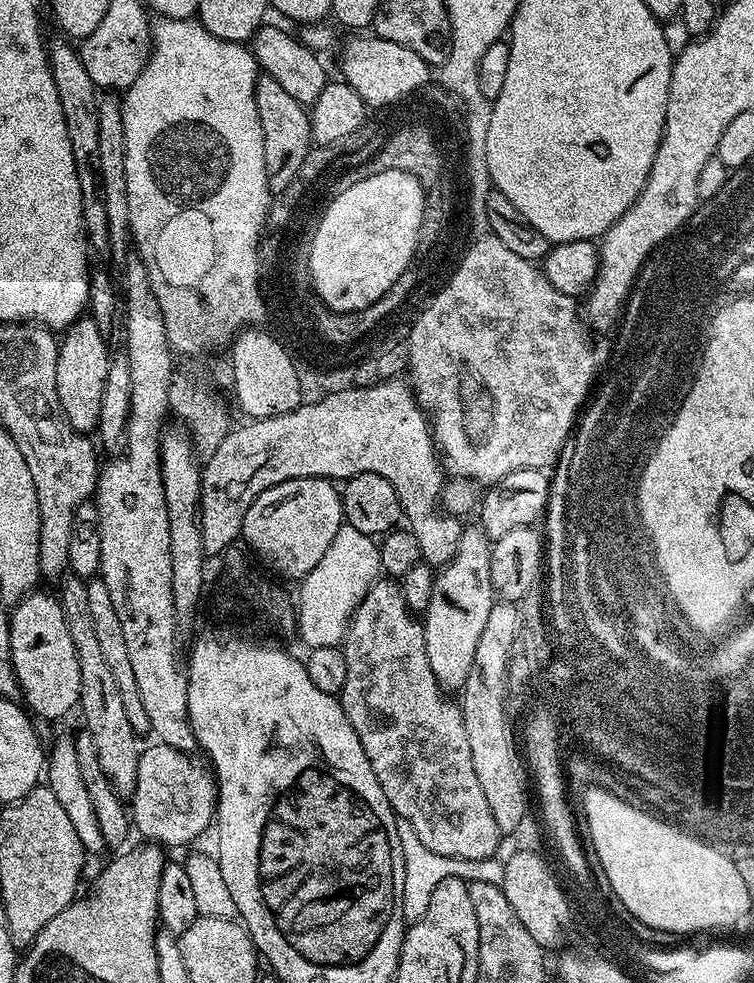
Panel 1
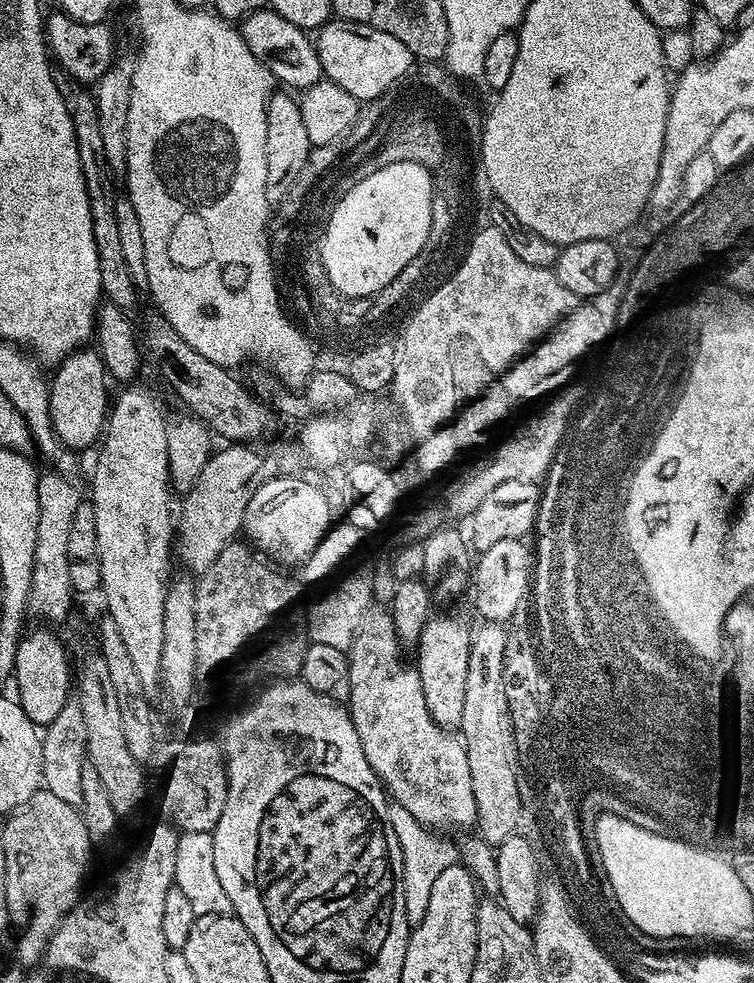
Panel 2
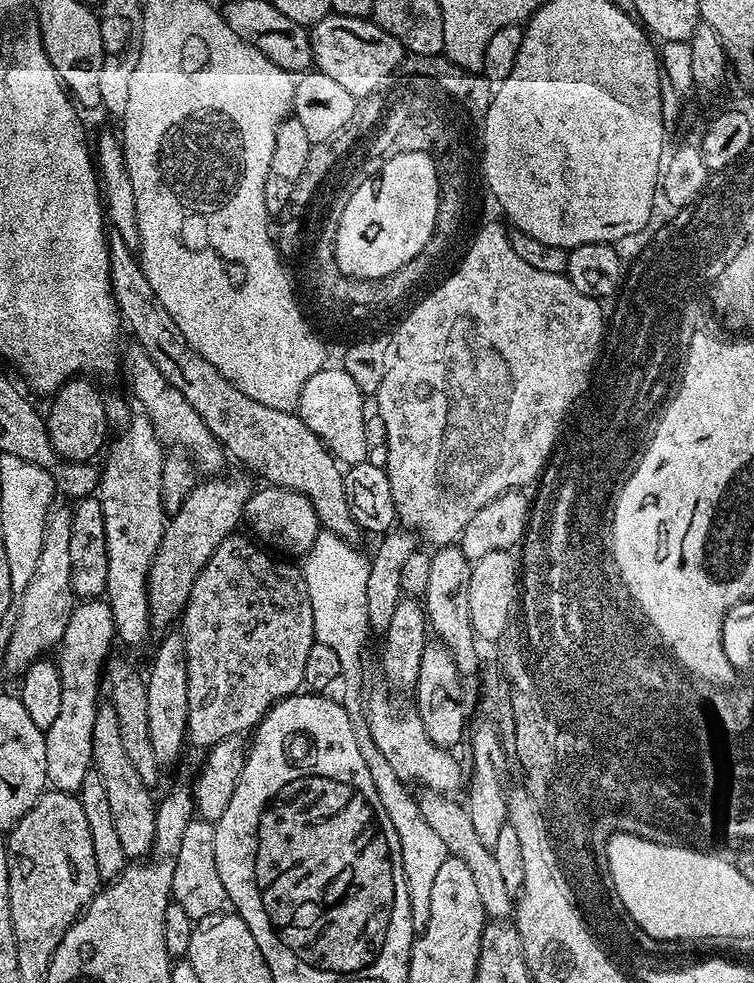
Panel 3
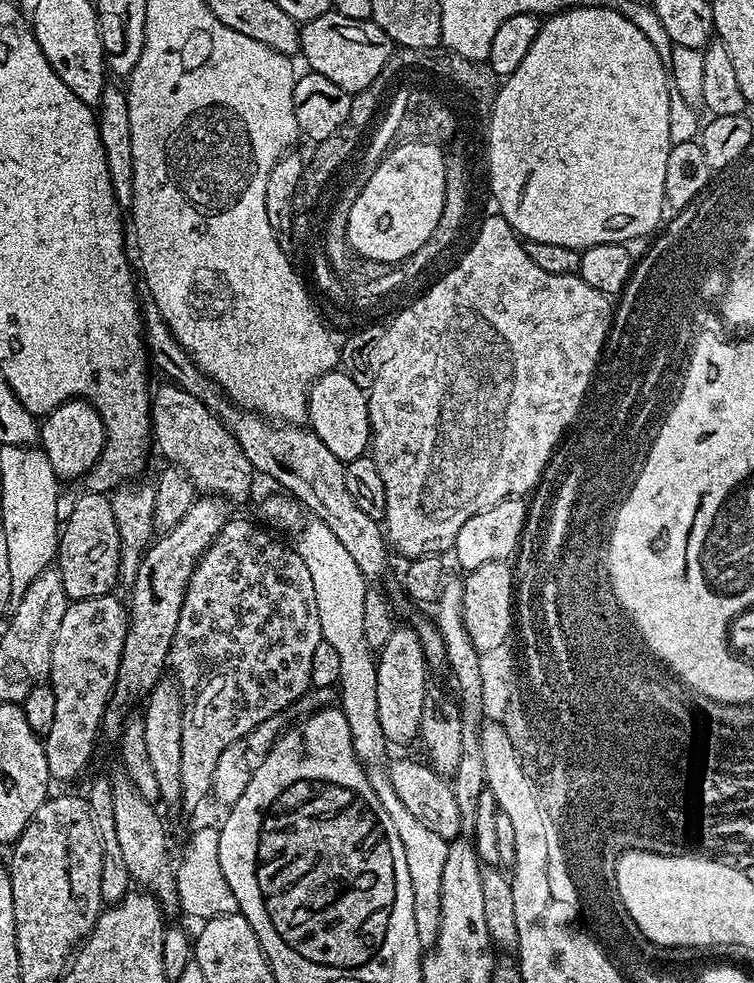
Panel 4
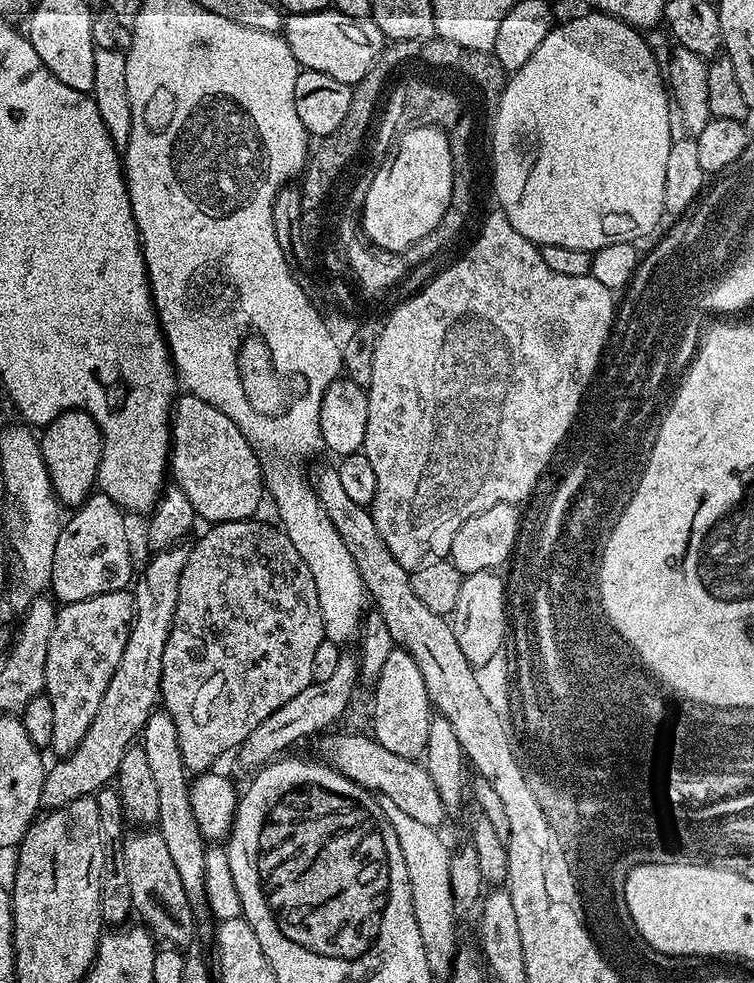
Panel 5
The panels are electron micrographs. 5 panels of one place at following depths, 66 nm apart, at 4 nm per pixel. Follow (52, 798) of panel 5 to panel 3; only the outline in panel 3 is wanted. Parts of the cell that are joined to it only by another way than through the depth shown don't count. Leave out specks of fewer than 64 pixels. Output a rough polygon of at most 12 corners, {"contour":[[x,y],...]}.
{"contour":[[201,479],[148,575],[153,625],[179,619],[197,575],[239,529],[254,485]]}

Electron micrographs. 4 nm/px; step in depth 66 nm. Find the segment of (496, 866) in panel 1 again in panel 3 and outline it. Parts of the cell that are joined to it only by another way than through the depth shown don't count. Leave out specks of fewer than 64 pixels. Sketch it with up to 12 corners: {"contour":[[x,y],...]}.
{"contour":[[367,723],[358,750],[402,846],[412,926],[430,918],[430,890],[448,857],[419,799],[382,758]]}

